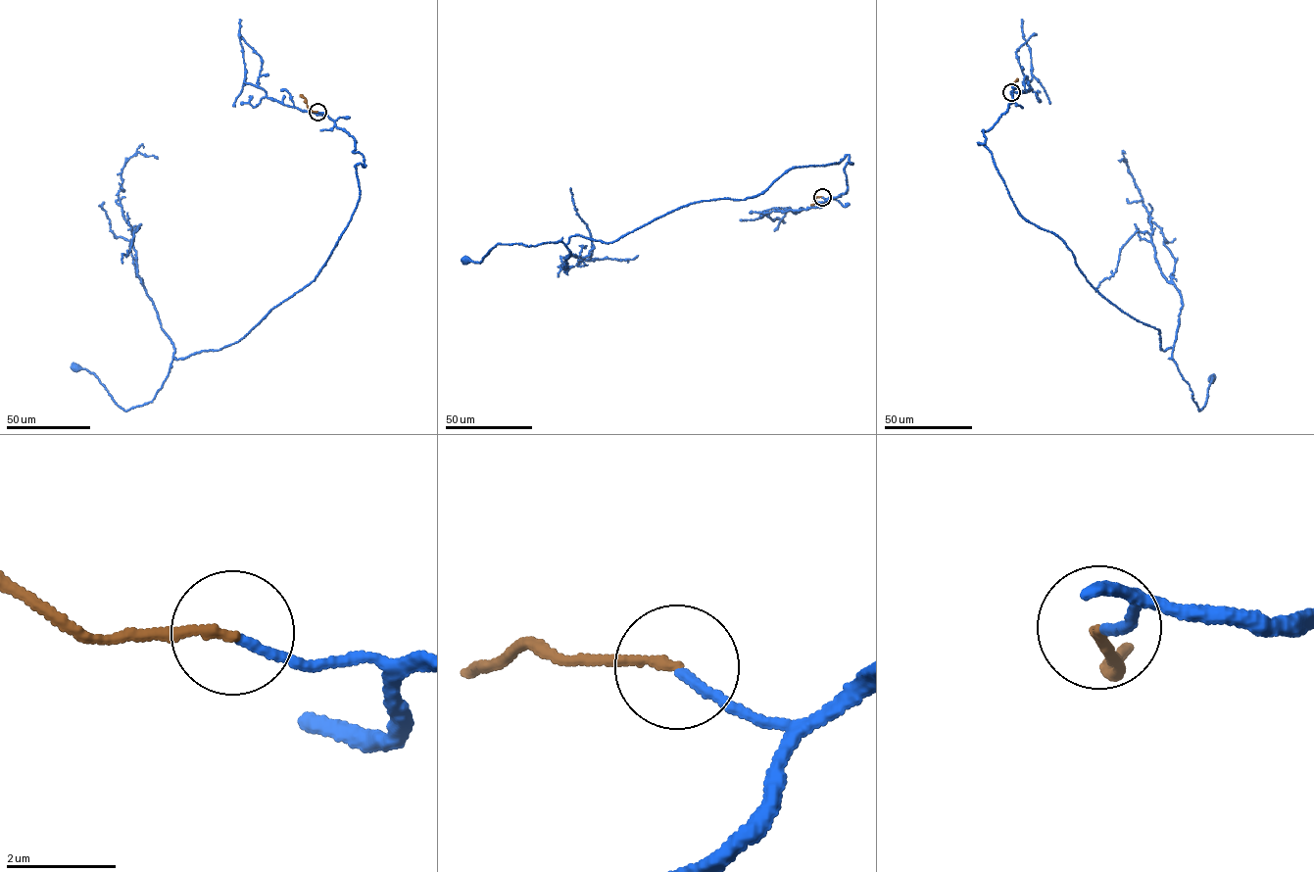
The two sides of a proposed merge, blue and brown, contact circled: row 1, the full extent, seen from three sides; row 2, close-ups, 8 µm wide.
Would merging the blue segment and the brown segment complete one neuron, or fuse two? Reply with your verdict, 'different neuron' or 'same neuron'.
same neuron

